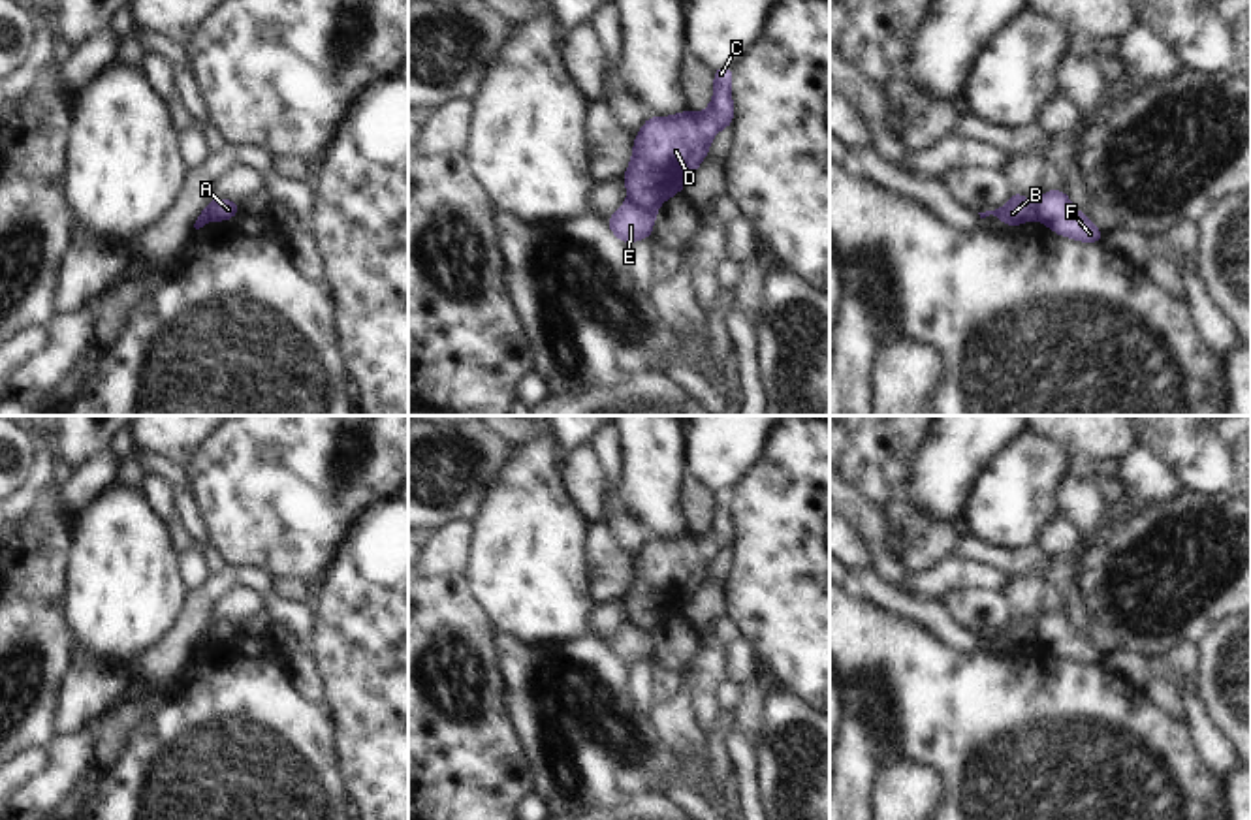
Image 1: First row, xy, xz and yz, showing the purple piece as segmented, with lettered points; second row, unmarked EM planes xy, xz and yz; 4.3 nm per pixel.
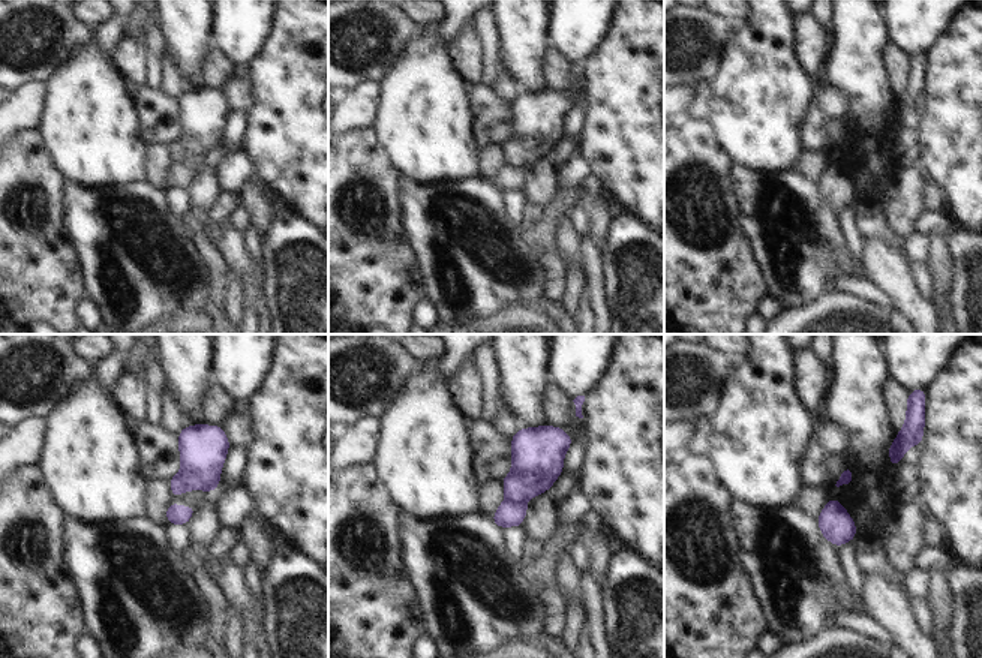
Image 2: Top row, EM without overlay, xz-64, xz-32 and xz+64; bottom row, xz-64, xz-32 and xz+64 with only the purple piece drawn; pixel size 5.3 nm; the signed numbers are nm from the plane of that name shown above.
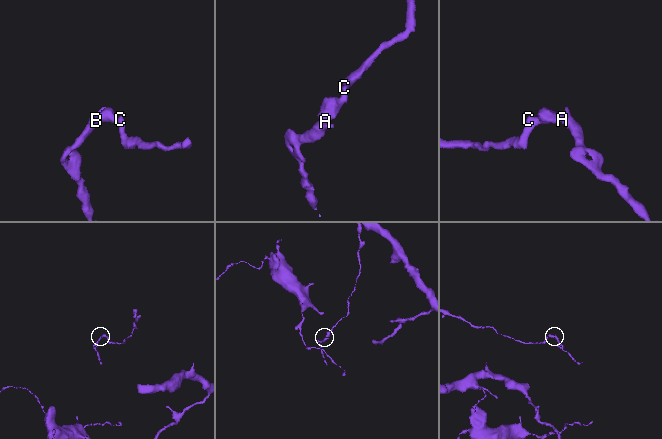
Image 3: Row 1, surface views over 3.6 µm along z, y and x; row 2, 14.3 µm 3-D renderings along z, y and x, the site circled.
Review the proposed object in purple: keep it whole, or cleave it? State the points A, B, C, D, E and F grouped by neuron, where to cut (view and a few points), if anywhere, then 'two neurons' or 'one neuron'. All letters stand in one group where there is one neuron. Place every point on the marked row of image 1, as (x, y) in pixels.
groups A B C D / E F; cut xz (629, 200), (644, 209), (655, 209); two neurons

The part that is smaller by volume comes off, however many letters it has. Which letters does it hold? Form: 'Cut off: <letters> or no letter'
Cut off: E, F

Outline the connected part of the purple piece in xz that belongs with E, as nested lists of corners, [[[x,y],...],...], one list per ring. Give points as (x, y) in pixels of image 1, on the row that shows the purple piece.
[[[625,201],[613,216],[606,218],[606,224],[610,226],[611,233],[628,246],[634,241],[651,237],[655,218],[657,209],[643,211],[632,201]]]

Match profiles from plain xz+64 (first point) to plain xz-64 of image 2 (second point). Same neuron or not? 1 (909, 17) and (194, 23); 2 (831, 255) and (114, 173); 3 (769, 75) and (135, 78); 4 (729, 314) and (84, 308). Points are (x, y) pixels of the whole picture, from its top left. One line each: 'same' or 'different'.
1: different
2: different
3: different
4: different

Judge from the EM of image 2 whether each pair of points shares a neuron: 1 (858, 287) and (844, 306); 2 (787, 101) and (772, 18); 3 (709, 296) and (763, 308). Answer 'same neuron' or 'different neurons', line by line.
1: different neurons
2: same neuron
3: different neurons

